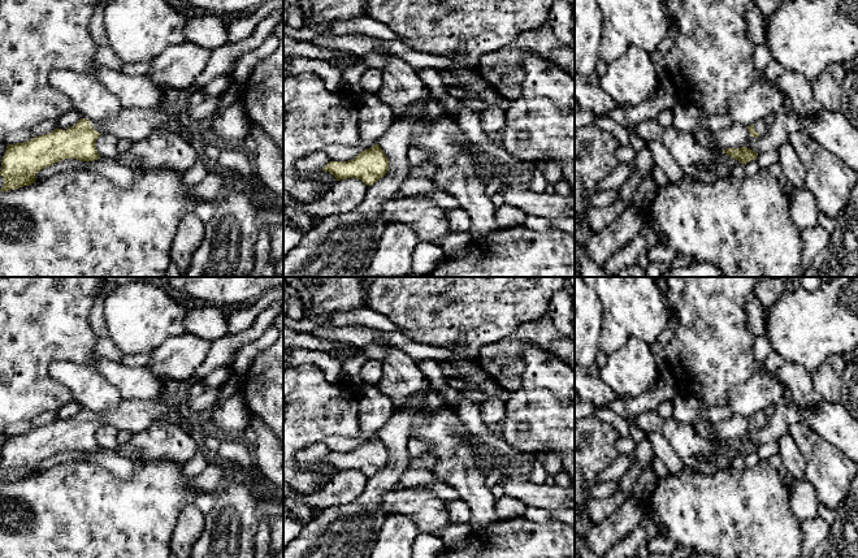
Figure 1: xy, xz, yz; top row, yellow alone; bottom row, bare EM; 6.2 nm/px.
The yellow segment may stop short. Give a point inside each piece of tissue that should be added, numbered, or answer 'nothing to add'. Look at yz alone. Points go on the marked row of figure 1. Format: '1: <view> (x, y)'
1: yz (761, 126)

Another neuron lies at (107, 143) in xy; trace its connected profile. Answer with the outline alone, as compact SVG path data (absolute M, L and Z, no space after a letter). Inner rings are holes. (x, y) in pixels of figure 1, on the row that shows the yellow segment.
M100 134L96 139L96 150L100 157L114 159L117 155L118 138L113 134Z

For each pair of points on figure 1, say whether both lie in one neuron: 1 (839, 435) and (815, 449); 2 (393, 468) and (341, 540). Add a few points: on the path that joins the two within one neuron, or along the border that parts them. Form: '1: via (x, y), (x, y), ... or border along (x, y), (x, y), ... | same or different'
1: border along (805, 422), (844, 454) | different
2: via (377, 487), (364, 517), (359, 522) | same

